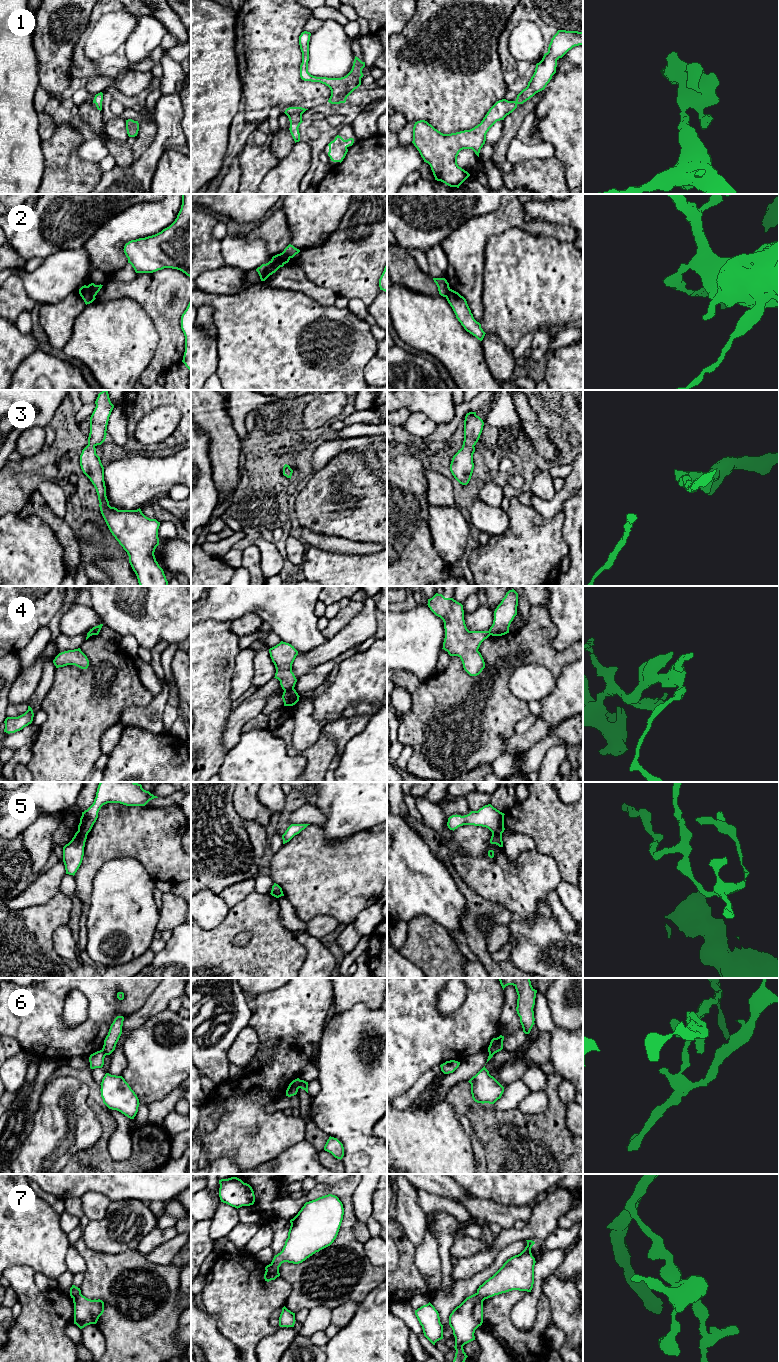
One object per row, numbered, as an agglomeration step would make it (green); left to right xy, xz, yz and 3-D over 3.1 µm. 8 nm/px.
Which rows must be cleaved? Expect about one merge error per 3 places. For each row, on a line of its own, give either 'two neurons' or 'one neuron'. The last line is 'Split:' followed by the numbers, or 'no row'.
1: one neuron
2: two neurons
3: one neuron
4: two neurons
5: two neurons
6: two neurons
7: two neurons
Split: 2, 4, 5, 6, 7

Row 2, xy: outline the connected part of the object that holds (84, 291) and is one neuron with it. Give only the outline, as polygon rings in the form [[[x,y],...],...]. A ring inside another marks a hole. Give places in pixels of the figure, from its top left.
[[[84,285],[79,289],[79,294],[84,300],[85,304],[90,304],[92,303],[96,298],[90,291],[89,287]]]

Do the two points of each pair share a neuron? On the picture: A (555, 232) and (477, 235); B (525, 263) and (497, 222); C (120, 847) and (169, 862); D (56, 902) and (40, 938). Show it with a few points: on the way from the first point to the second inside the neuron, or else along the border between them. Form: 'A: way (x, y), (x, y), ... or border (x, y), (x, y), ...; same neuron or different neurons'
A: way (536, 228), (526, 226), (520, 222), (496, 223); same neuron
B: border (528, 231), (510, 227), (492, 234), (485, 245); different neurons
C: way (132, 847), (154, 847), (157, 850); same neuron
D: way (54, 911), (40, 925), (40, 929); same neuron

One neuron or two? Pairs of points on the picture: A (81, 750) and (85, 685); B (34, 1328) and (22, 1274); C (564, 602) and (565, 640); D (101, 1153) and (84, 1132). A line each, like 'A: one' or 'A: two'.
A: one
B: one
C: one
D: two

